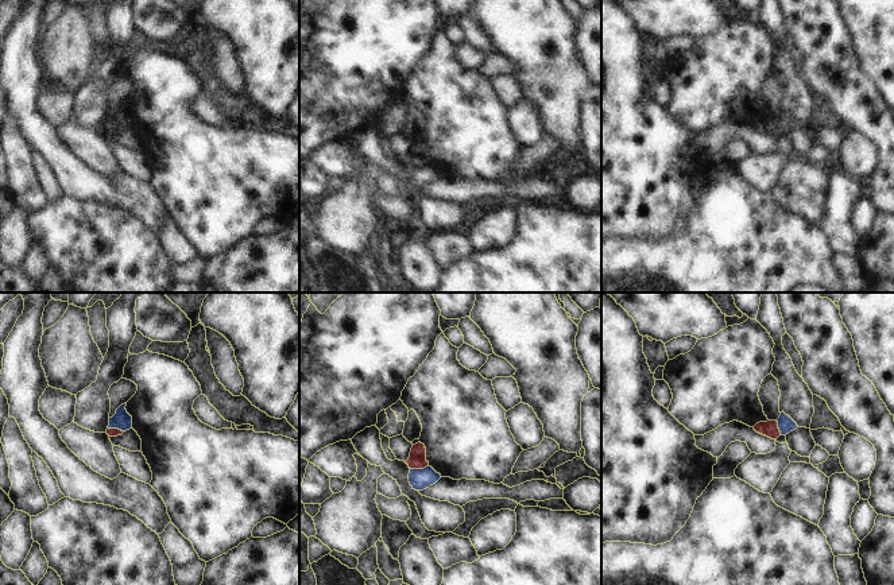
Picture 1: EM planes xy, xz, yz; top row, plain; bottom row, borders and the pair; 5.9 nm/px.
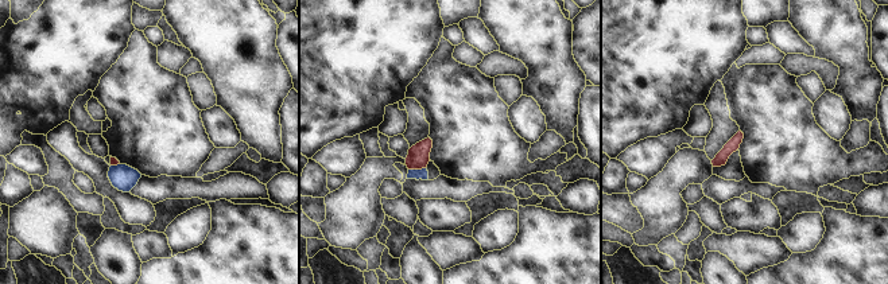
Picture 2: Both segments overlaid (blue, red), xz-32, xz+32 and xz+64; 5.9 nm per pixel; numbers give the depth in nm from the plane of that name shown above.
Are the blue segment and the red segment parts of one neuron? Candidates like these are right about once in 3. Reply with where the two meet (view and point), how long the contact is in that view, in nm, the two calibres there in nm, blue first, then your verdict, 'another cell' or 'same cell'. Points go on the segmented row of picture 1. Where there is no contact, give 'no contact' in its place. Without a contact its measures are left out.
meets blue in xz at (418, 469); contact 110 nm long; 130 nm thick on the blue side, 110 nm on the other; another cell

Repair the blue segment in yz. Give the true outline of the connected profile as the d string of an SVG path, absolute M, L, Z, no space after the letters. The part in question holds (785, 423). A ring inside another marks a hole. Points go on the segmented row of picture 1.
M783 411L781 412L777 422L778 422L778 429L781 431L781 435L786 435L798 427L797 423L789 415L786 415Z

